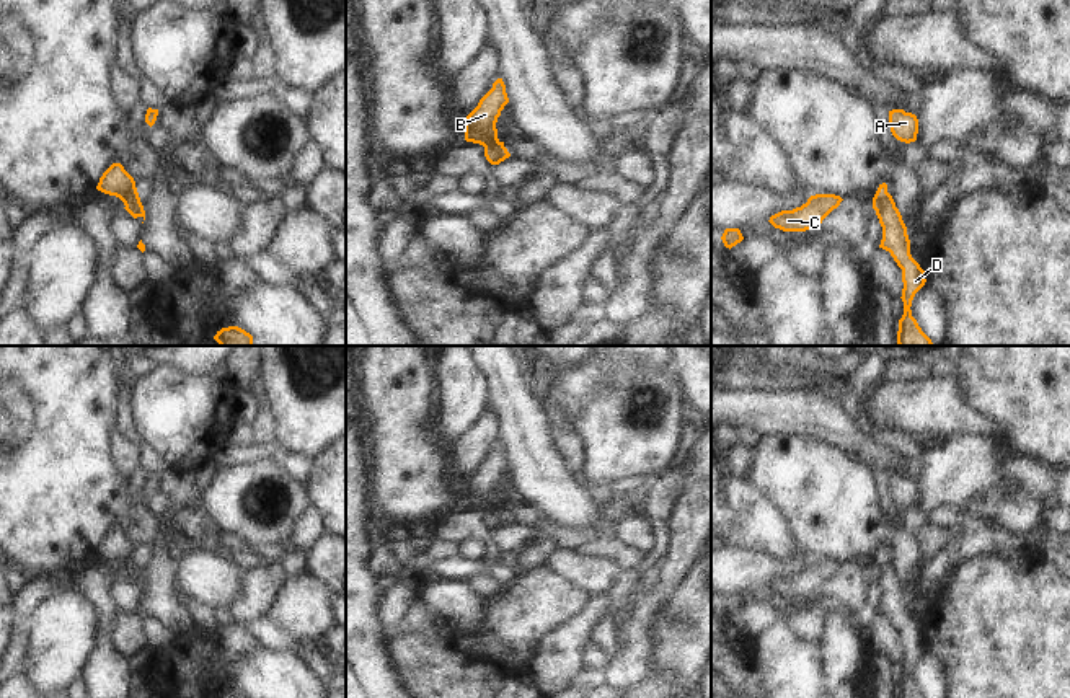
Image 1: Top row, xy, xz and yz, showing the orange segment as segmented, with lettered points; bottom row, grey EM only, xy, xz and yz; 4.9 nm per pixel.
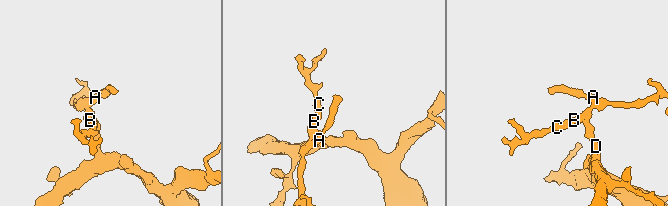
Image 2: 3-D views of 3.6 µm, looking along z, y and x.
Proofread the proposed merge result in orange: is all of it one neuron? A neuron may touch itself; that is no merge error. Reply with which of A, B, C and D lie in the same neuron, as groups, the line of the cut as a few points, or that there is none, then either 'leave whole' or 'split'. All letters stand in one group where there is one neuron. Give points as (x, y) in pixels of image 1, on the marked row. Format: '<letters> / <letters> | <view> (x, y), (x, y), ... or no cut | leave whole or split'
A B C D | no cut | leave whole

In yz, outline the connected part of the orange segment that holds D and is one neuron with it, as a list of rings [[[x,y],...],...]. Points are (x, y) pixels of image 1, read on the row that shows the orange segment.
[[[879,184],[873,209],[882,227],[882,240],[879,248],[891,253],[897,266],[902,269],[902,302],[904,315],[899,320],[897,344],[899,346],[935,346],[931,339],[922,331],[917,320],[912,316],[912,300],[915,294],[925,285],[925,271],[910,254],[910,240],[907,227],[902,220],[892,196],[887,192],[887,184]]]

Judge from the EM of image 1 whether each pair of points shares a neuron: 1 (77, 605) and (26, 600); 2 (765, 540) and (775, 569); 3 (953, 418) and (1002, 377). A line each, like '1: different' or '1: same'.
1: different
2: different
3: different

